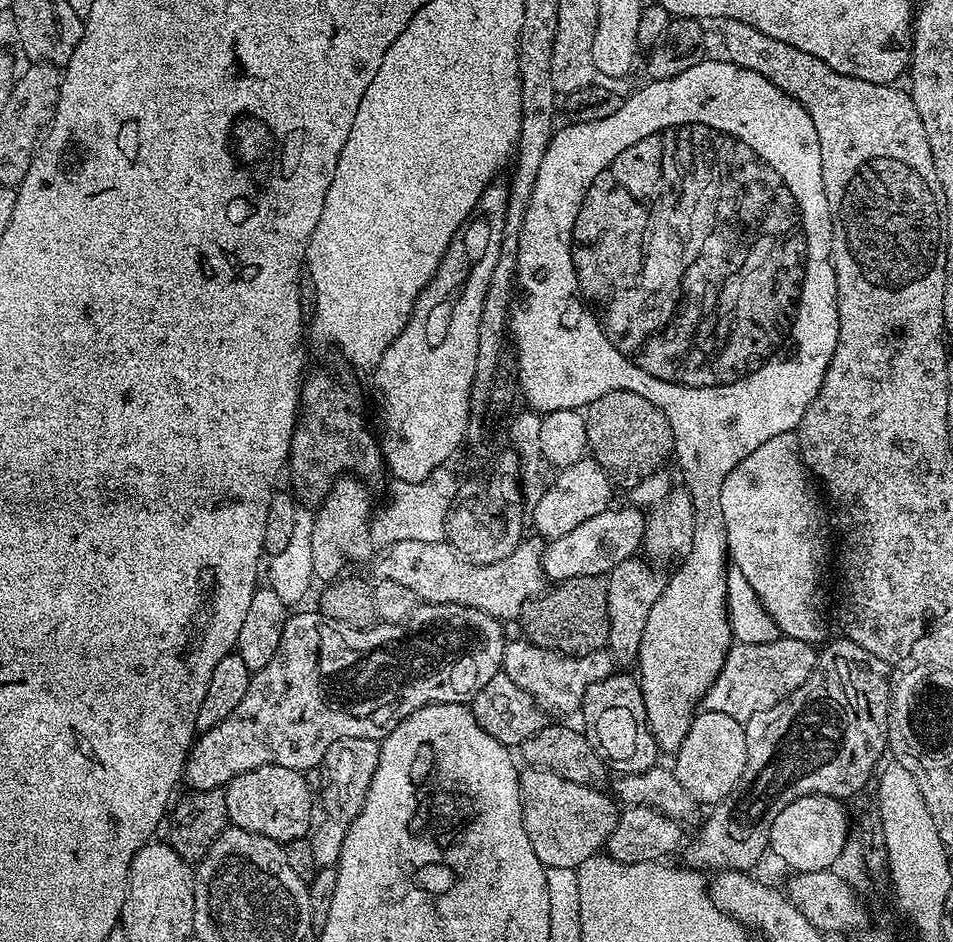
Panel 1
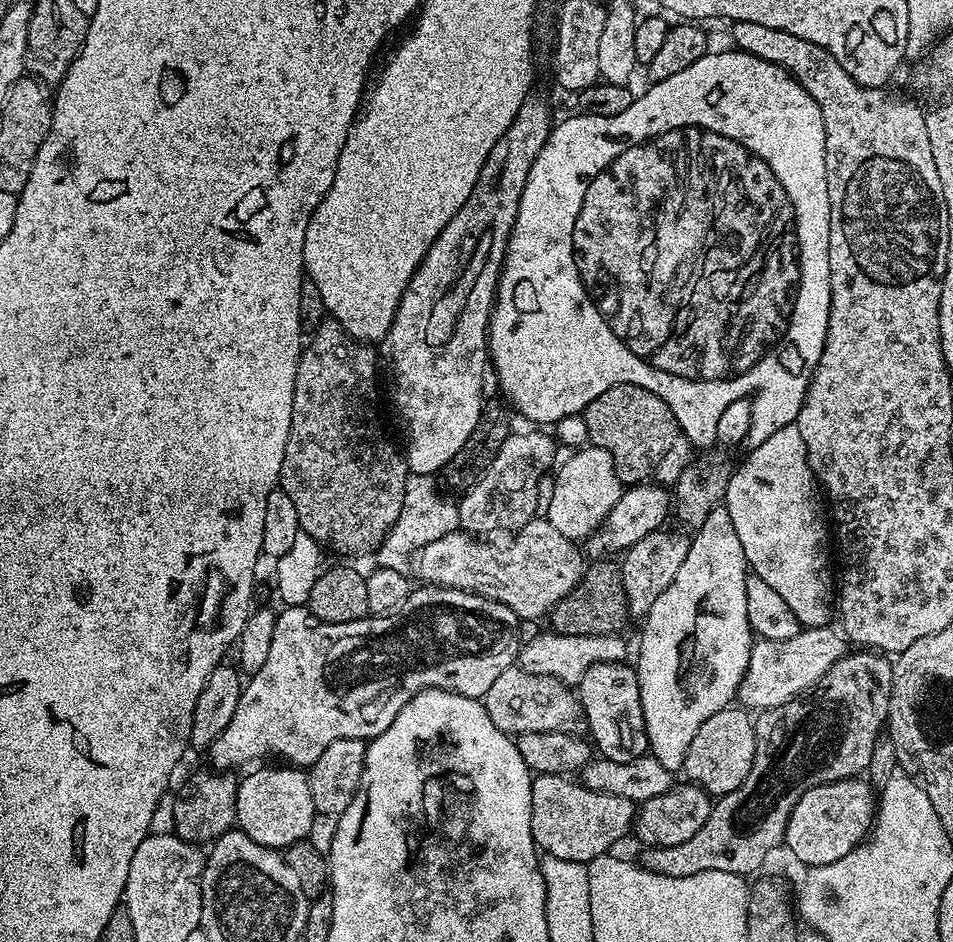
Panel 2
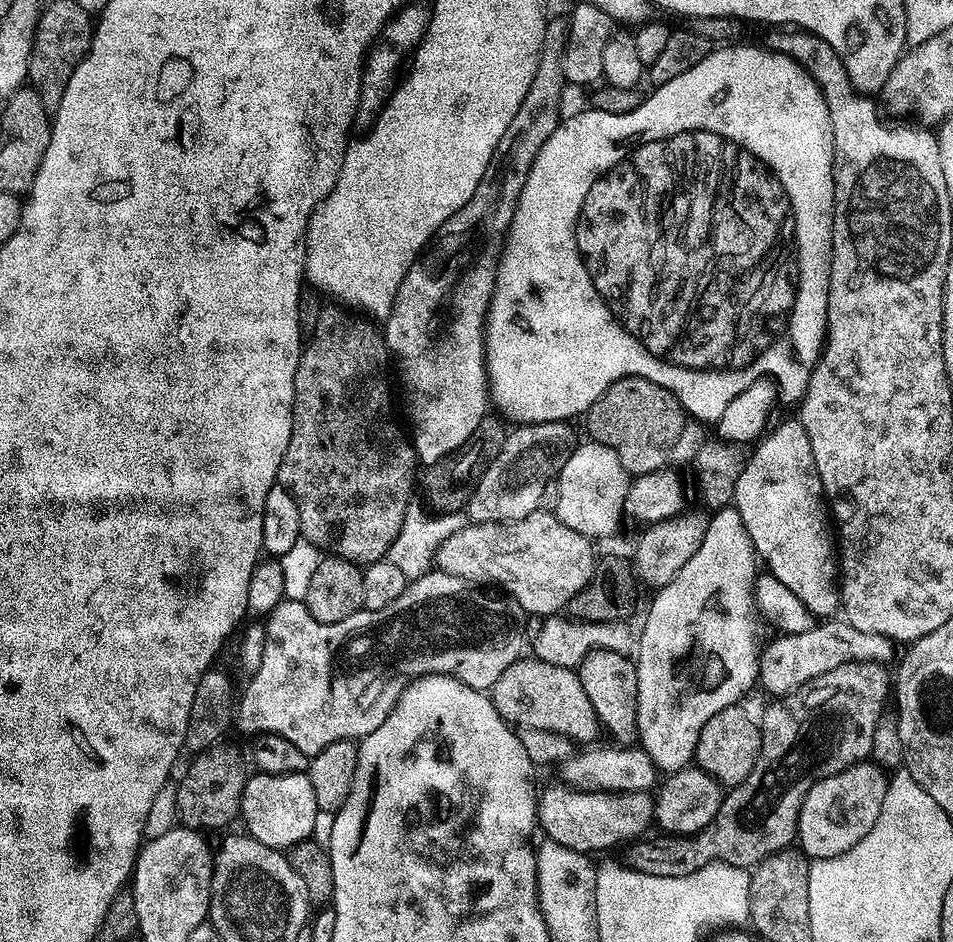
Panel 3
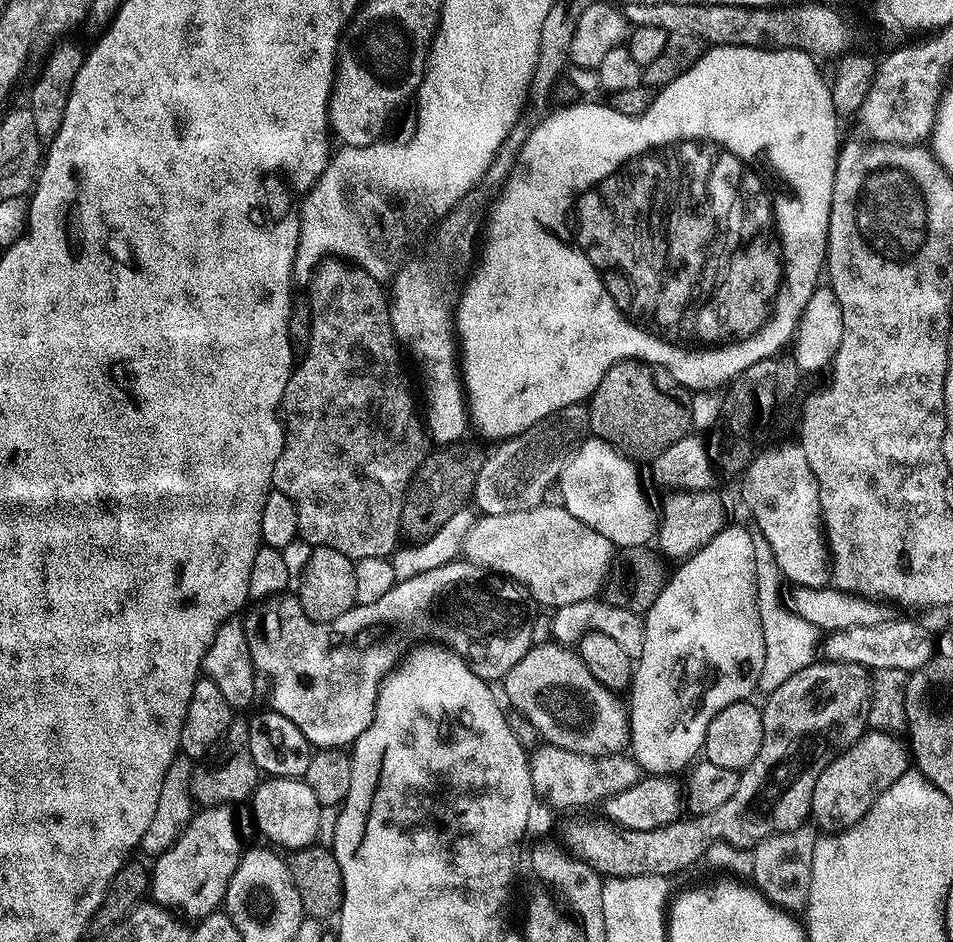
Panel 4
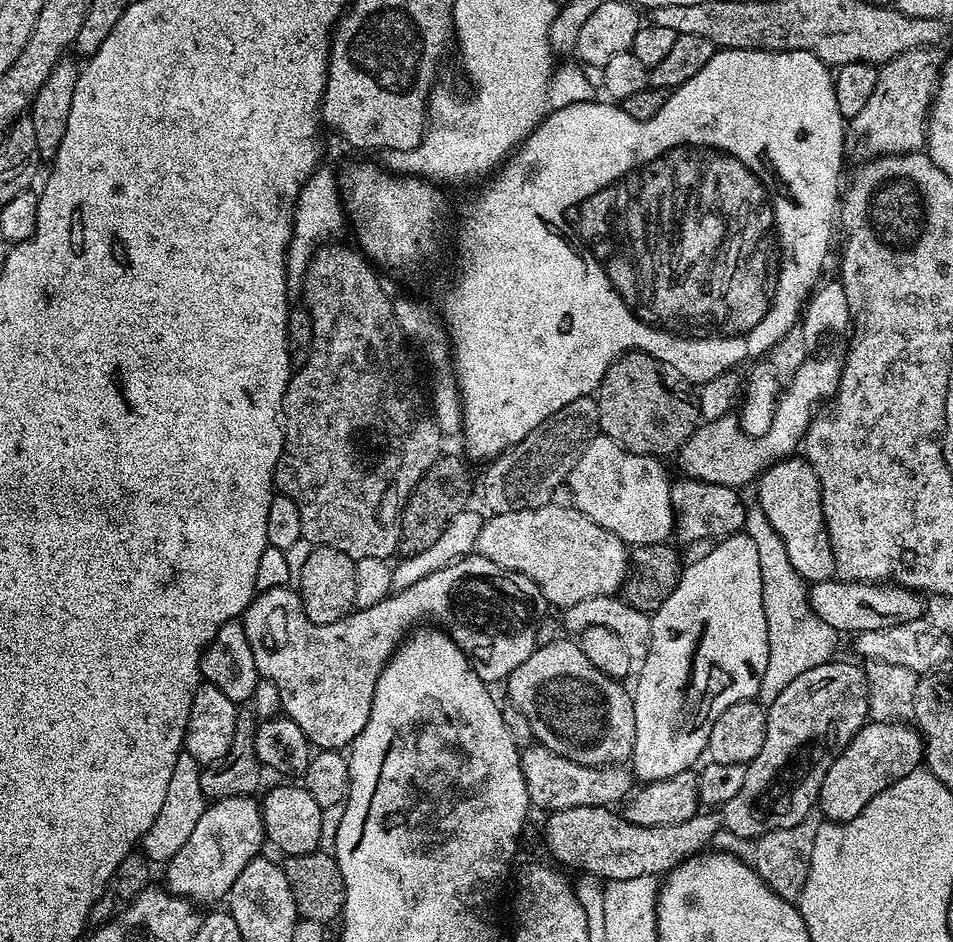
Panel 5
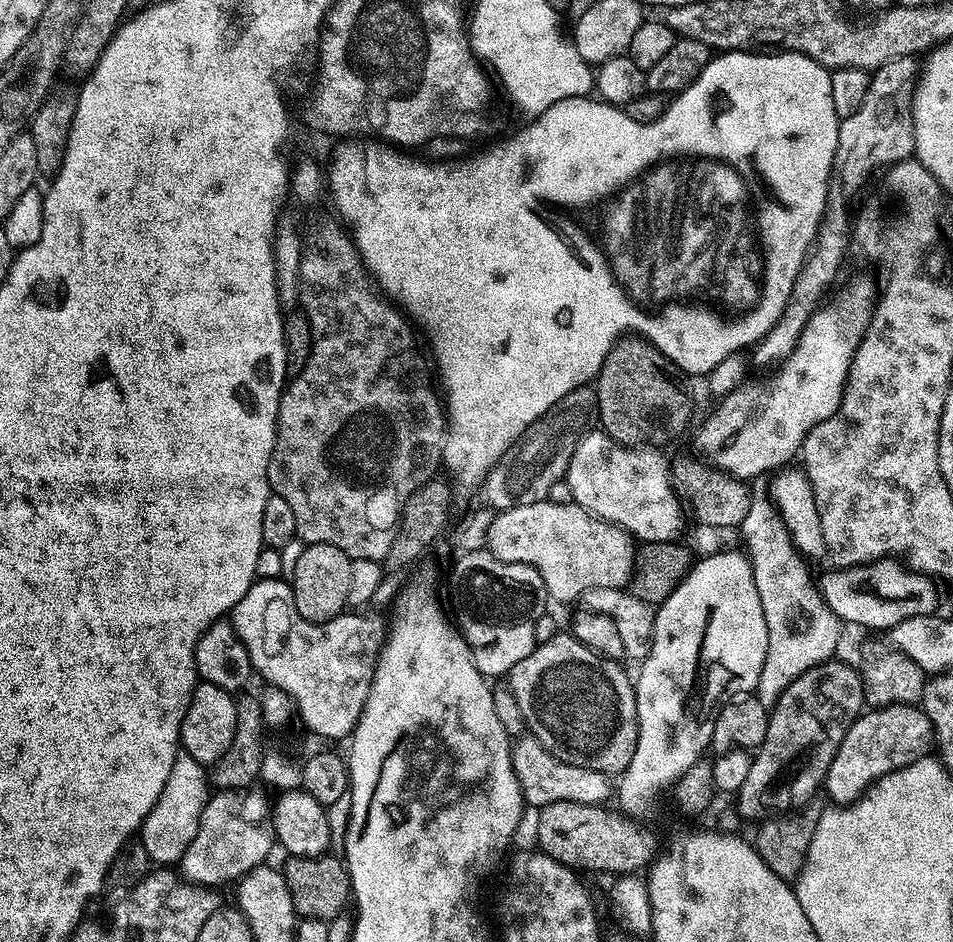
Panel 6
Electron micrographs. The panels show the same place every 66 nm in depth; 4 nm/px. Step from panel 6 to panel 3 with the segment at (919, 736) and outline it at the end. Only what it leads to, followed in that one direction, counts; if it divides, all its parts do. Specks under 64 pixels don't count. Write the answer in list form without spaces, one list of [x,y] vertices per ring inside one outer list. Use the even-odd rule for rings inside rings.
[[[861,762],[814,782],[802,802],[796,823],[799,851],[812,860],[825,860],[862,842],[874,822],[878,822],[878,814],[882,814],[882,798],[886,798],[889,779],[889,773],[879,764]]]

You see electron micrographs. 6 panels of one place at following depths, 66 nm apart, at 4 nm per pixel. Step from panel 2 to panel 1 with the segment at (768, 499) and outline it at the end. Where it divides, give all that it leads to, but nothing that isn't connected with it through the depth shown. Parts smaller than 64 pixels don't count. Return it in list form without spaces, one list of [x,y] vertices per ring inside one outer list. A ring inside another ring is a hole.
[[[790,431],[770,438],[770,442],[762,442],[754,454],[742,458],[742,462],[730,470],[726,482],[722,482],[720,495],[731,563],[742,570],[746,582],[750,582],[754,594],[758,594],[777,629],[789,640],[801,640],[813,646],[819,645],[829,635],[828,604],[824,601],[828,592],[824,589],[824,575],[828,572],[830,516],[824,513],[825,501],[818,488],[816,493],[815,487],[817,485],[800,456],[797,433]]]

